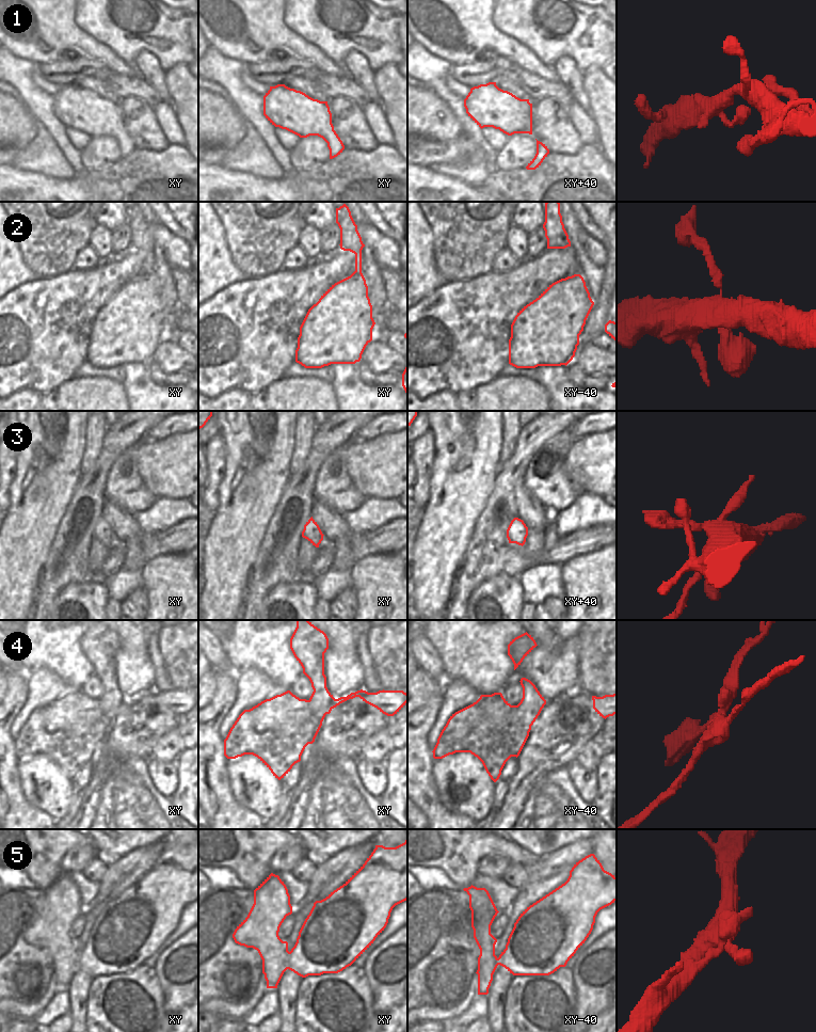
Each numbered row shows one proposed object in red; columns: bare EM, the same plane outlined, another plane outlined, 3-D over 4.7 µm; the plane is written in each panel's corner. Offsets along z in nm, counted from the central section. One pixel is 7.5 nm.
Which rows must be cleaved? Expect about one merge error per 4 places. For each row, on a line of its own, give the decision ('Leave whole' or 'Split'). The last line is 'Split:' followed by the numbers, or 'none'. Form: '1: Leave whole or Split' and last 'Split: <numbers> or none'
1: Leave whole
2: Leave whole
3: Leave whole
4: Split
5: Leave whole
Split: 4

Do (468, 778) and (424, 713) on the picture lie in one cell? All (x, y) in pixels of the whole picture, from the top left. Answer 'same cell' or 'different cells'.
different cells

